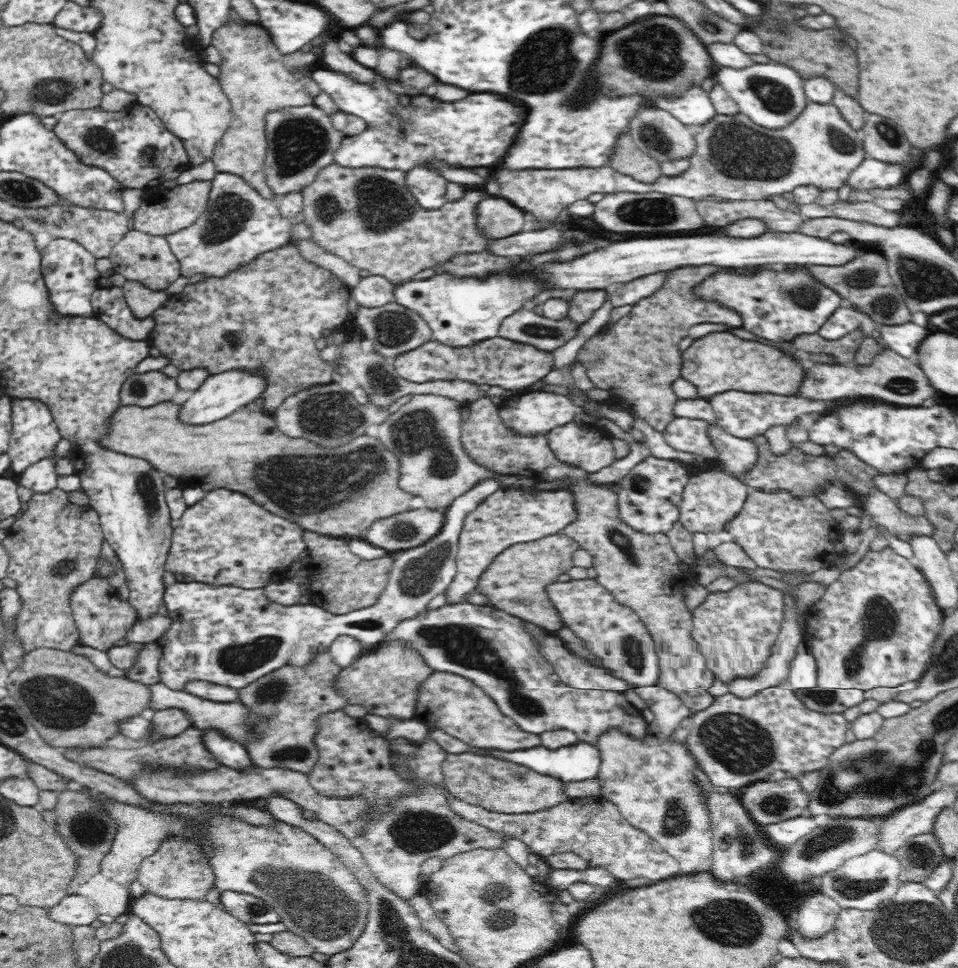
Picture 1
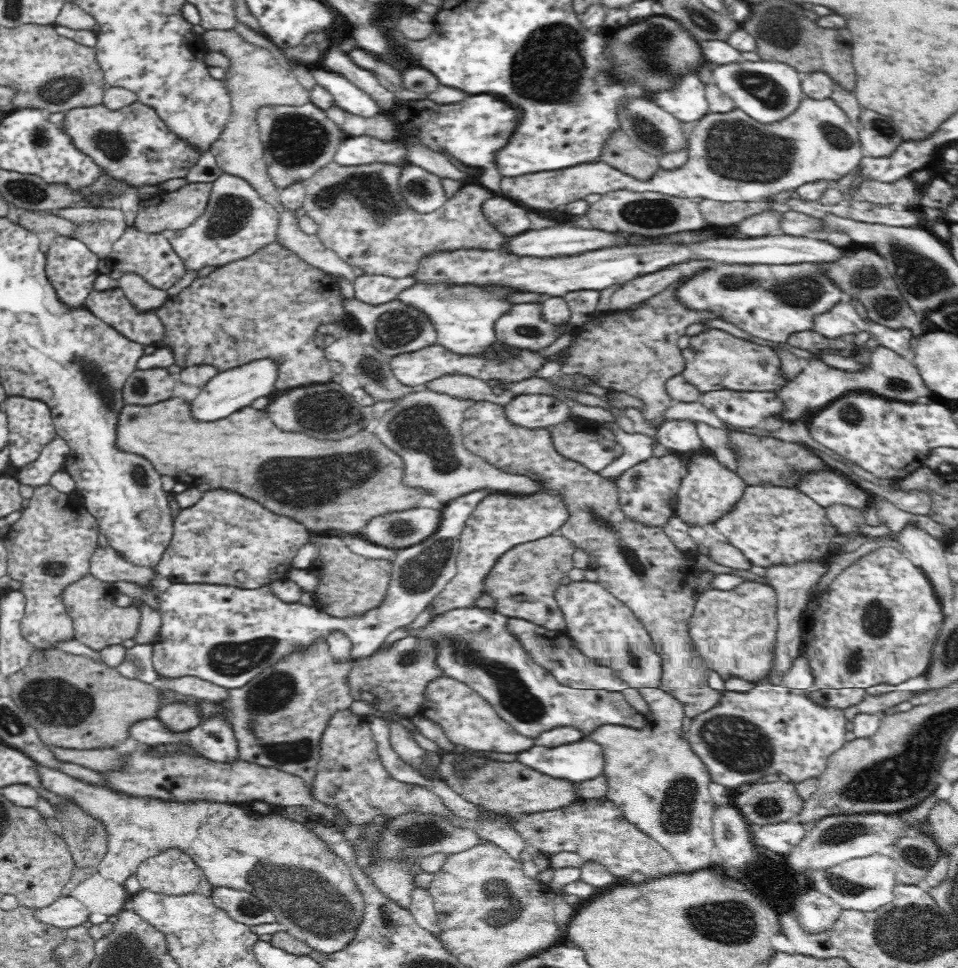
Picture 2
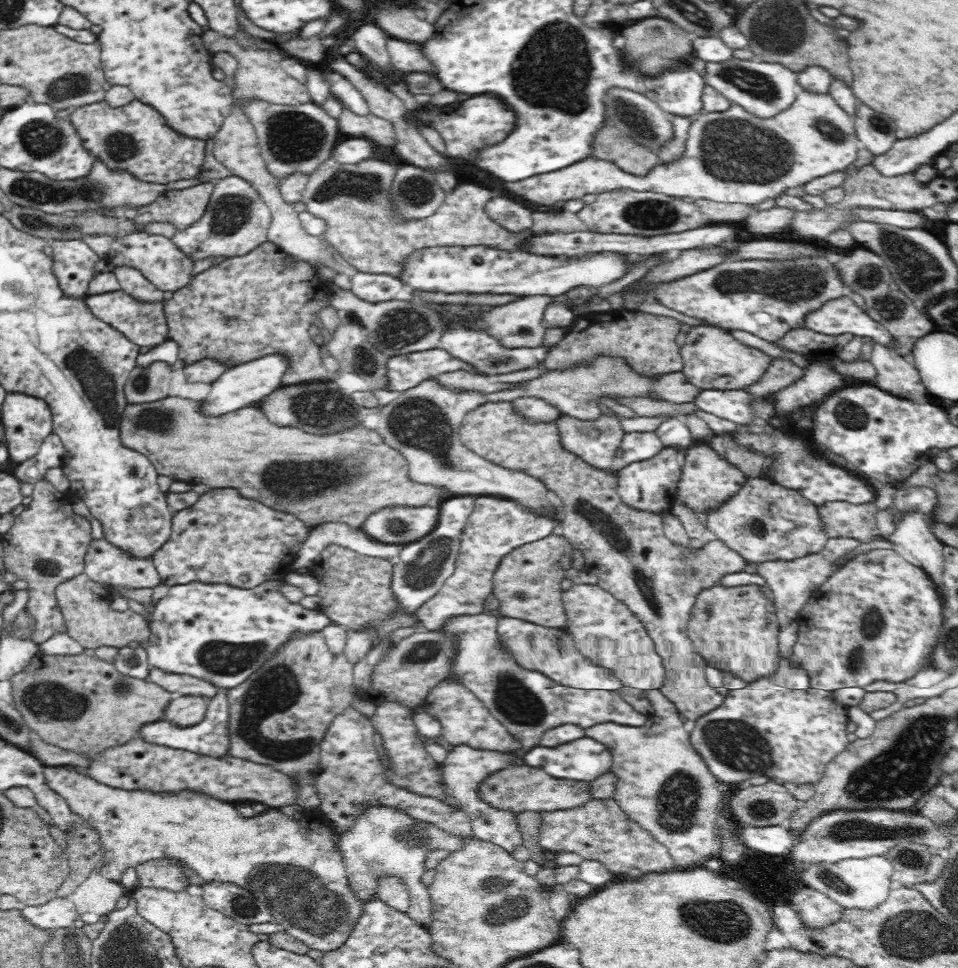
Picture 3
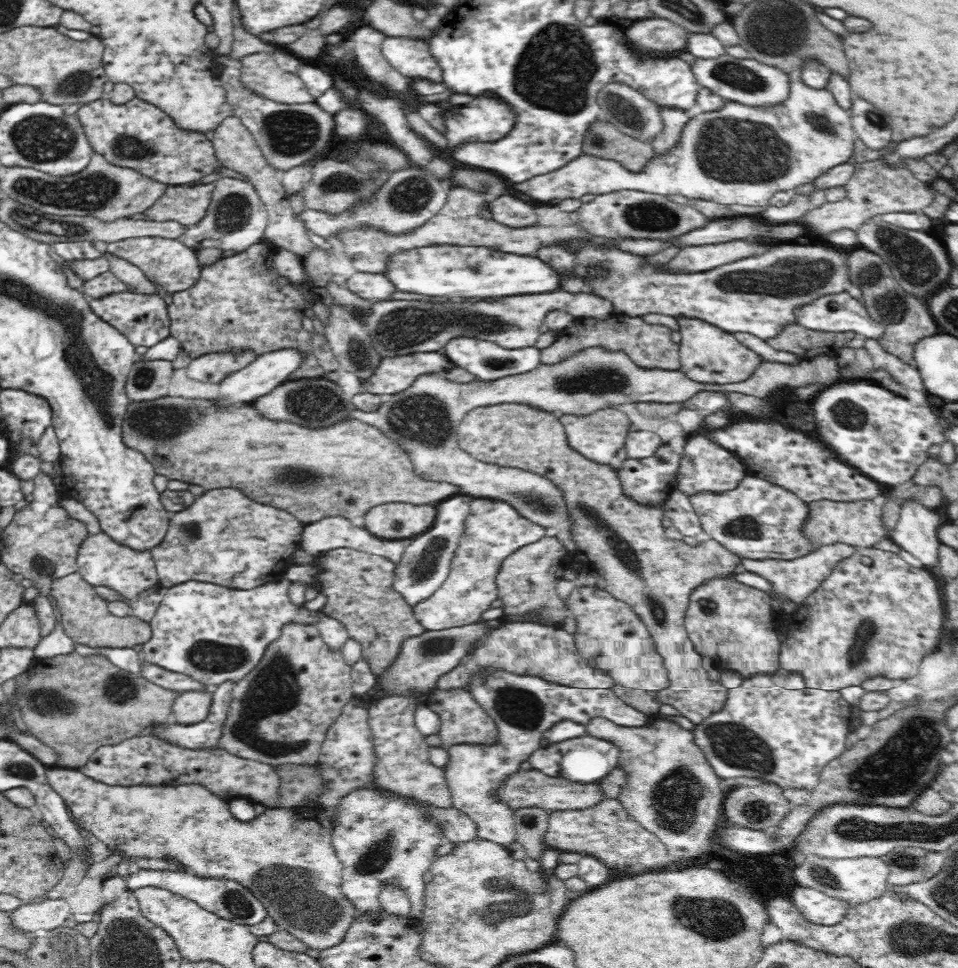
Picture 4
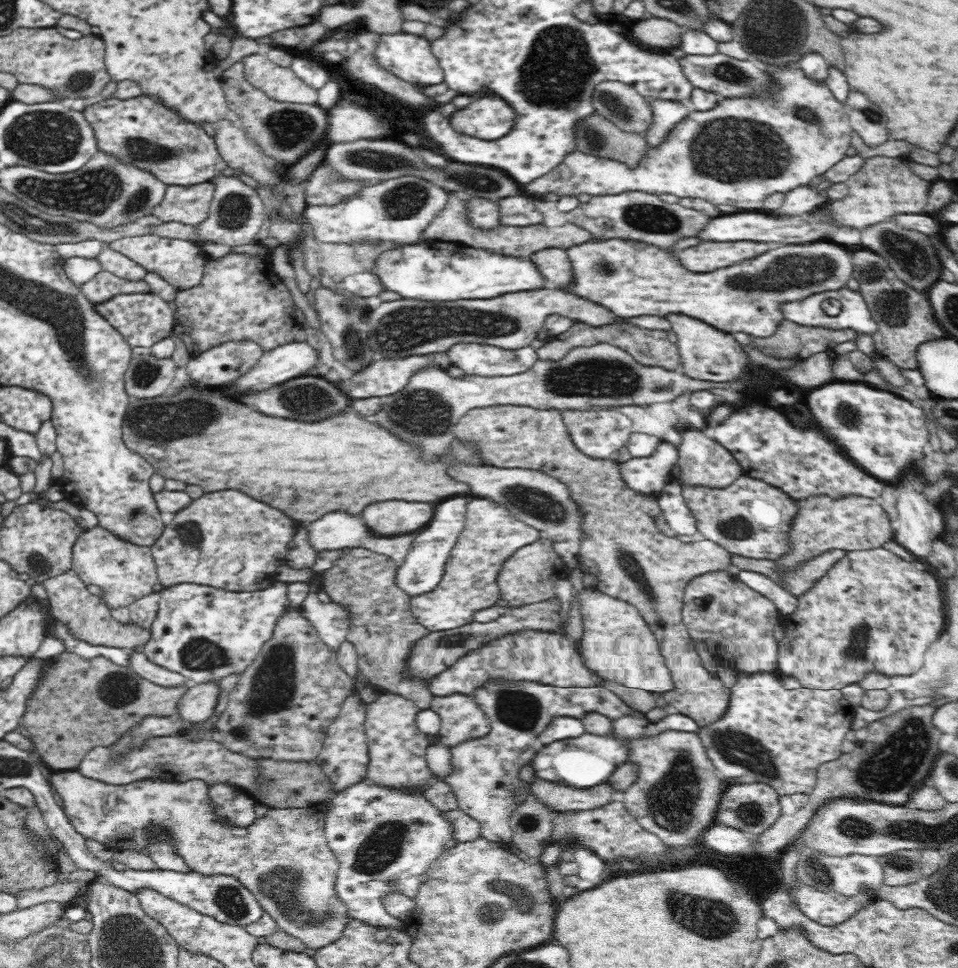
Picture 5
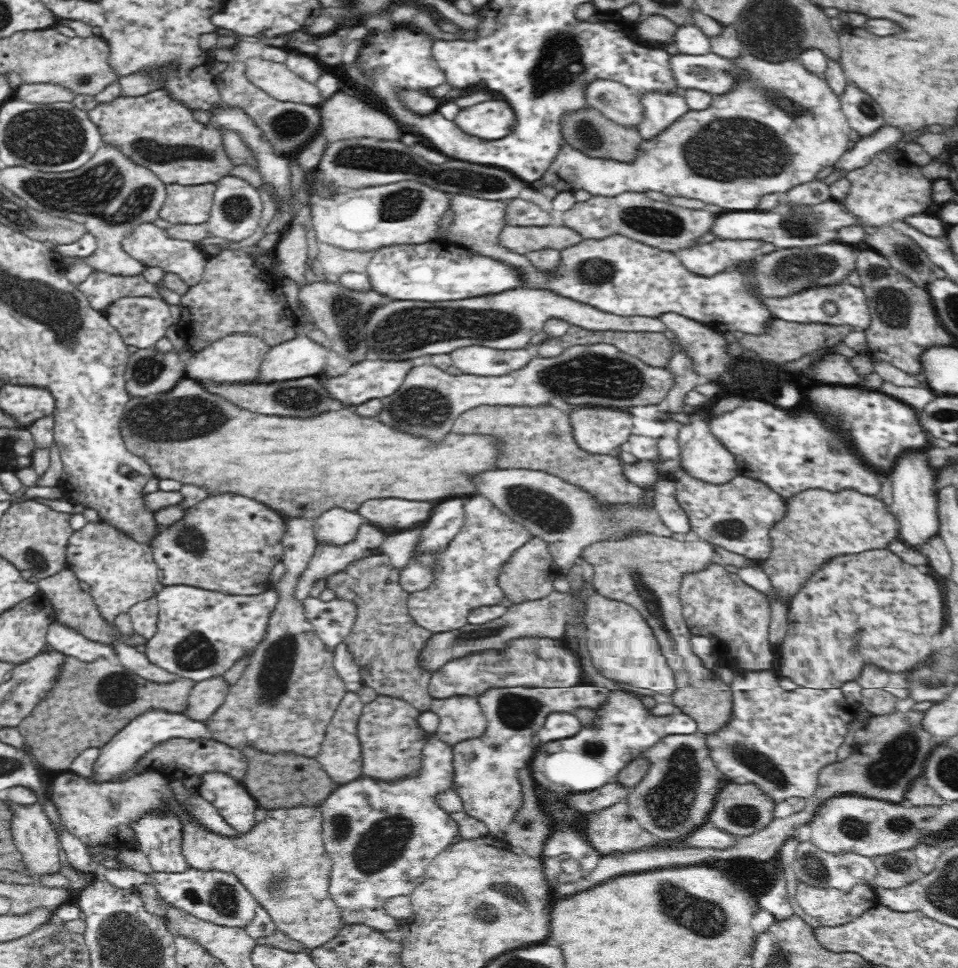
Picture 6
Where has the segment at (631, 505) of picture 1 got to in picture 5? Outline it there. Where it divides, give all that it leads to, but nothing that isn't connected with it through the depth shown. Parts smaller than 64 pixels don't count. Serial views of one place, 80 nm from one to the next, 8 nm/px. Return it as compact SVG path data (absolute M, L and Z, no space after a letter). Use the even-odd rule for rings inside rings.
M662 440L652 456L632 458L620 464L622 480L637 493L656 499L668 484L674 482L672 470L678 459L678 449Z

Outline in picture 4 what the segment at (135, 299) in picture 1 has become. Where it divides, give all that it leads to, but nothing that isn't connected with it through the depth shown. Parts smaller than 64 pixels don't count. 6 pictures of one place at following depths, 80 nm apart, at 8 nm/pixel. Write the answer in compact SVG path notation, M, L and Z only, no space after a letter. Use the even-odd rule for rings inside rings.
M106 252L104 256L110 261L110 272L113 272L118 280L128 285L128 291L140 295L156 295L158 291L156 284L146 278L144 271L136 265L130 264L130 261L116 257L112 253Z

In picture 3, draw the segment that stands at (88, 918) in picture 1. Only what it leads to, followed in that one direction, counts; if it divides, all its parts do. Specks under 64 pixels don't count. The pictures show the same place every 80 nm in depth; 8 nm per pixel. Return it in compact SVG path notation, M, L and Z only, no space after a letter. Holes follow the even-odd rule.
M54 898L42 906L25 906L21 916L30 924L44 929L70 927L79 919L77 907L66 898Z

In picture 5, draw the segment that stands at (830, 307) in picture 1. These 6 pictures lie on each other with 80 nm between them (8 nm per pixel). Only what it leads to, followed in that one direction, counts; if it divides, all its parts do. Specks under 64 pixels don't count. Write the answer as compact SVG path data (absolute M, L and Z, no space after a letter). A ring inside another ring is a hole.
M624 239L590 240L567 249L573 272L572 284L566 290L624 318L679 314L703 320L722 332L746 332L752 337L766 338L772 336L779 324L787 319L780 310L780 305L787 301L806 300L806 297L814 293L837 291L846 287L852 278L852 252L844 246L828 242L830 241L816 241L806 245L781 244L754 260L742 261L712 272L696 273L684 268L676 255L670 256L668 251L656 245L638 245L635 241Z

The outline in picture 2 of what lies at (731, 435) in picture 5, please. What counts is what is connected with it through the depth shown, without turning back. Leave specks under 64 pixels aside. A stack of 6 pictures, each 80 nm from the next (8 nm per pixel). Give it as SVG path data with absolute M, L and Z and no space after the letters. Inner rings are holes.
M816 472L802 480L800 490L820 506L831 504L850 505L852 508L862 509L868 506L870 495L854 484L850 484L844 476L836 472Z

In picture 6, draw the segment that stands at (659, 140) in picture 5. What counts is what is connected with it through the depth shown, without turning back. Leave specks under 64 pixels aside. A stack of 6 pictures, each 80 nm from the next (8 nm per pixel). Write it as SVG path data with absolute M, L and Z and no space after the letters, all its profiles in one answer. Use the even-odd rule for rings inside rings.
M660 92L640 95L645 115L636 129L644 141L658 136L665 128L689 111L689 106L683 95Z

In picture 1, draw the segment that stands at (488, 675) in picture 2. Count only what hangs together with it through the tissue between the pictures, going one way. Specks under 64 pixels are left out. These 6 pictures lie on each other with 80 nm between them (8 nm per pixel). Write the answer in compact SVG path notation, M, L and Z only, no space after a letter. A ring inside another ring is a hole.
M466 600L461 603L446 603L440 608L424 608L414 618L400 620L399 626L388 634L384 642L376 644L374 648L363 646L352 636L340 635L329 648L330 656L340 668L346 668L366 653L374 652L378 647L390 641L408 641L425 663L440 672L453 672L475 682L488 696L494 699L503 715L509 716L522 730L542 734L555 730L569 730L574 732L578 740L590 742L598 747L598 739L608 729L620 729L633 738L644 738L648 724L637 709L621 692L589 689L576 689L568 686L559 678L550 661L536 650L535 639L524 630L527 621L511 615L488 604L474 605Z

